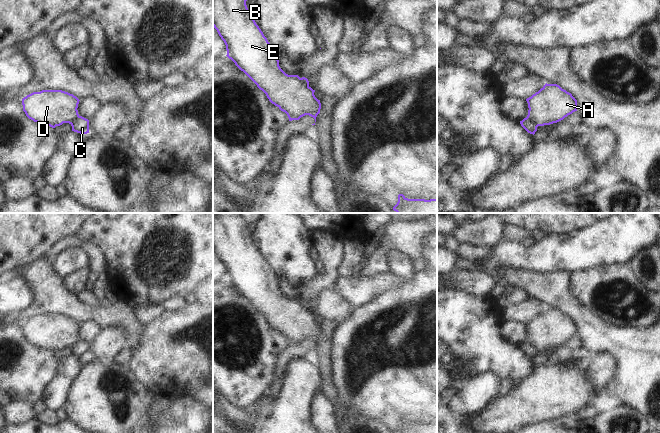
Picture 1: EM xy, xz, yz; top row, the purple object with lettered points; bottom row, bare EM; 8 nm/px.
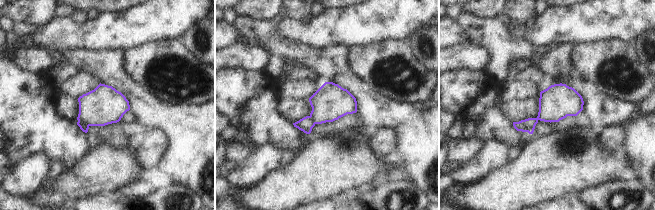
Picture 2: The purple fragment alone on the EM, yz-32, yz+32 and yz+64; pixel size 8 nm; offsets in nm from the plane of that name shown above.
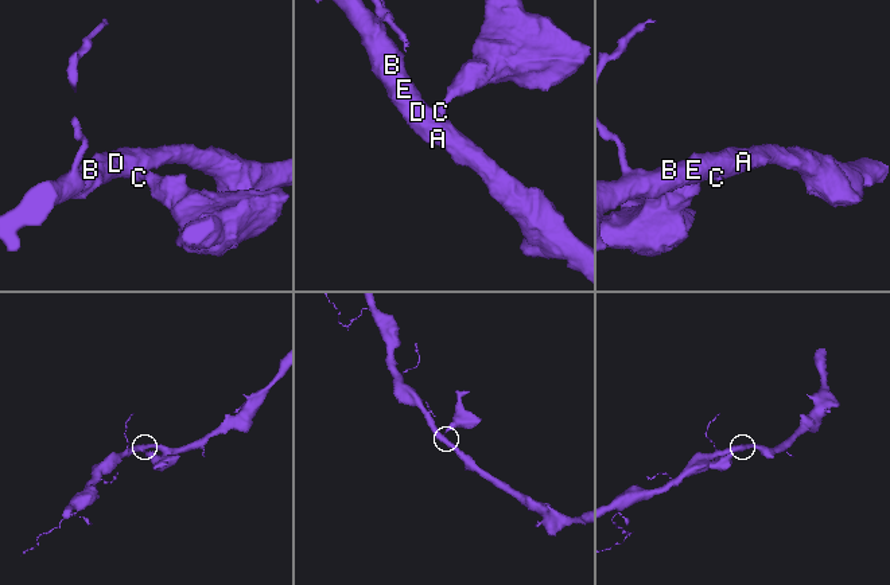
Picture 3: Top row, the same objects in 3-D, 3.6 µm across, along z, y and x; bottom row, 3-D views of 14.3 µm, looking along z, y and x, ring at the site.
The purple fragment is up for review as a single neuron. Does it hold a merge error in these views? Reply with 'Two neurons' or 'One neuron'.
Two neurons

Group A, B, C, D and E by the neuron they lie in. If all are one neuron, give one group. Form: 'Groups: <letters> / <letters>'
Groups: A B D E / C

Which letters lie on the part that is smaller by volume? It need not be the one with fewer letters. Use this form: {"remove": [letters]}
{"remove": ["C"]}

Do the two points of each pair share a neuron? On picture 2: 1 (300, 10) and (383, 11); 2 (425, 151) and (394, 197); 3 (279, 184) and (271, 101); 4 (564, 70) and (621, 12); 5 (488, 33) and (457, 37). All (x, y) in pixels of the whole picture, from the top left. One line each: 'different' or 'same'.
1: different
2: different
3: different
4: different
5: different

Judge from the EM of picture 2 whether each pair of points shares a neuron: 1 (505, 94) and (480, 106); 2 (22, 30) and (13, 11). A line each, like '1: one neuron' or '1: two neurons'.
1: two neurons
2: two neurons

